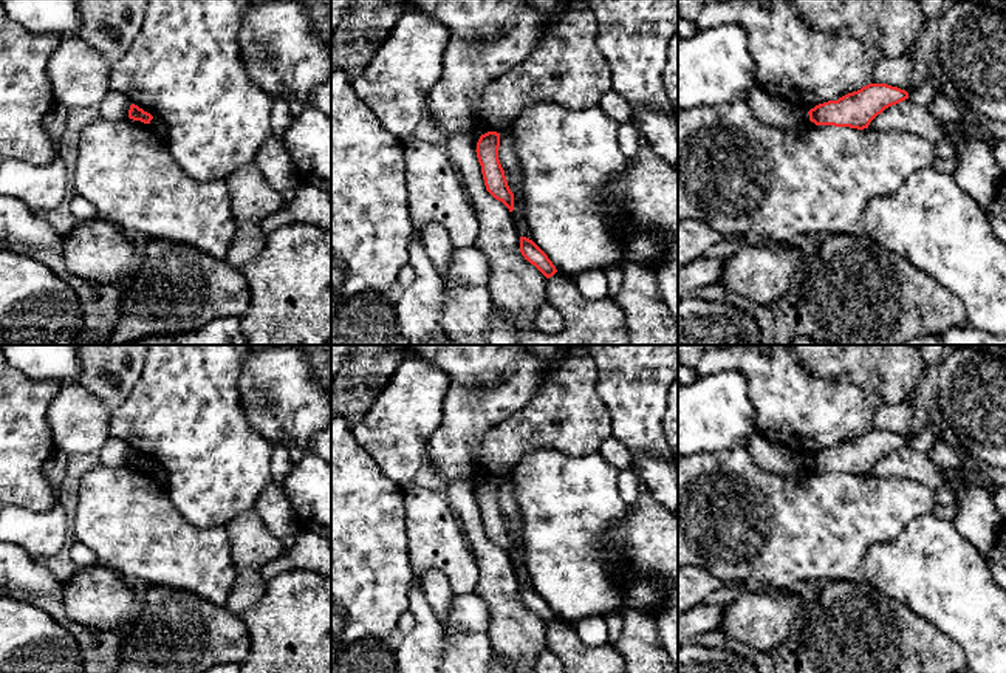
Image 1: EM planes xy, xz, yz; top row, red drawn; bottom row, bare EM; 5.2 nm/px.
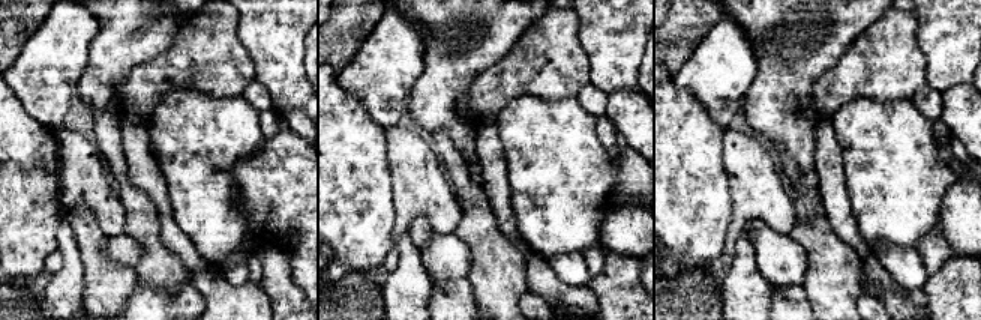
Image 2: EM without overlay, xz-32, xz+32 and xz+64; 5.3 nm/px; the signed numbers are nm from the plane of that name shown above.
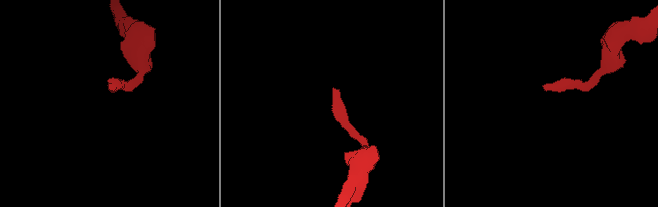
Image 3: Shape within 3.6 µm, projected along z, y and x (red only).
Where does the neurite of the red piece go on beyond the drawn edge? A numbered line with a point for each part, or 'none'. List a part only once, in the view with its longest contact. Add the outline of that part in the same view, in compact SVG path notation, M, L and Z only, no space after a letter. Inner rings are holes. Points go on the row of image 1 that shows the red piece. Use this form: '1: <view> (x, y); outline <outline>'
none

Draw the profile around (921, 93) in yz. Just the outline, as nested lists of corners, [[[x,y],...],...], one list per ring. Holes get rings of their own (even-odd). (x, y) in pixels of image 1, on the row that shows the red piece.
[[[924,80],[924,82],[915,84],[908,93],[908,99],[913,104],[930,107],[932,101],[935,99],[933,82]]]

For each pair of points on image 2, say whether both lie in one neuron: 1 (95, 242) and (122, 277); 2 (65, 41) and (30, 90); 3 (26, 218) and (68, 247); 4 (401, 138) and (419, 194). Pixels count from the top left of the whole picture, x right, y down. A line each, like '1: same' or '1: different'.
1: same
2: same
3: different
4: same

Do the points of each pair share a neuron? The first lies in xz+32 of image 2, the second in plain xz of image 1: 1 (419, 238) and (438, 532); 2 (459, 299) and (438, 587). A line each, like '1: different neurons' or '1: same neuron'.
1: different neurons
2: same neuron

